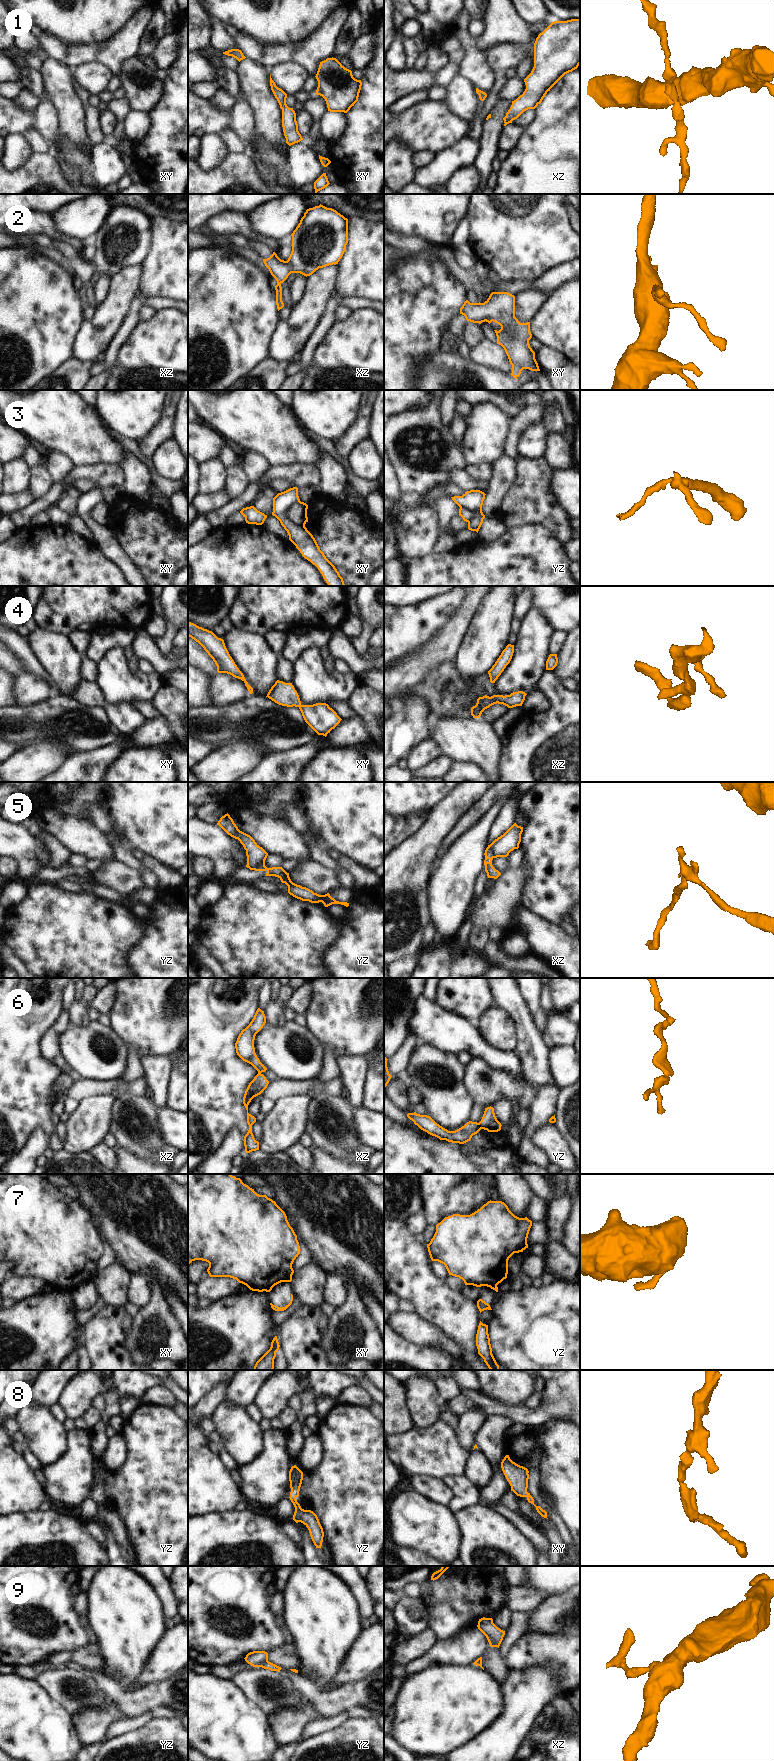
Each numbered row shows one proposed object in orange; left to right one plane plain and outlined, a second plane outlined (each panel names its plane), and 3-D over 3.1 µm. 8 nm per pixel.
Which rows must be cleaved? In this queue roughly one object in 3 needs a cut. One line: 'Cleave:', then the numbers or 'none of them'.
Cleave: 3, 5, 6, 7, 9

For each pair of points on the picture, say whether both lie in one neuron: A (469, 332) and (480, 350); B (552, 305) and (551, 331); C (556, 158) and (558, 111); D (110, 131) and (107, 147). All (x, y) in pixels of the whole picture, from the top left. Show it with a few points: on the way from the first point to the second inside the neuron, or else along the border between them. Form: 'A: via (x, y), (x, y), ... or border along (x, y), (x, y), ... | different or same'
A: border along (484, 338), (470, 349) | different
B: via (552, 311), (552, 325) | same
C: via (558, 146), (558, 123) | same
D: border along (107, 138), (123, 154) | different

